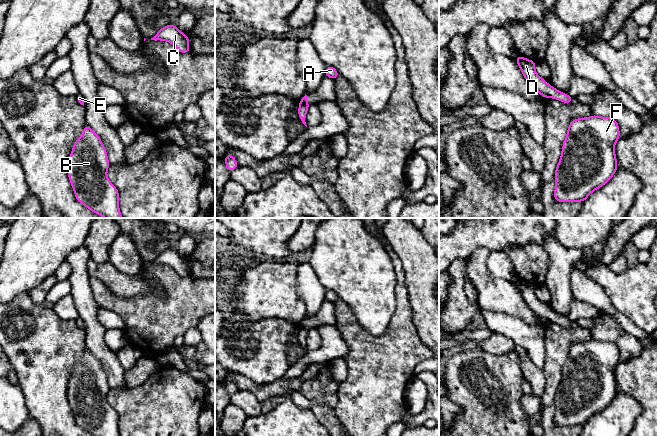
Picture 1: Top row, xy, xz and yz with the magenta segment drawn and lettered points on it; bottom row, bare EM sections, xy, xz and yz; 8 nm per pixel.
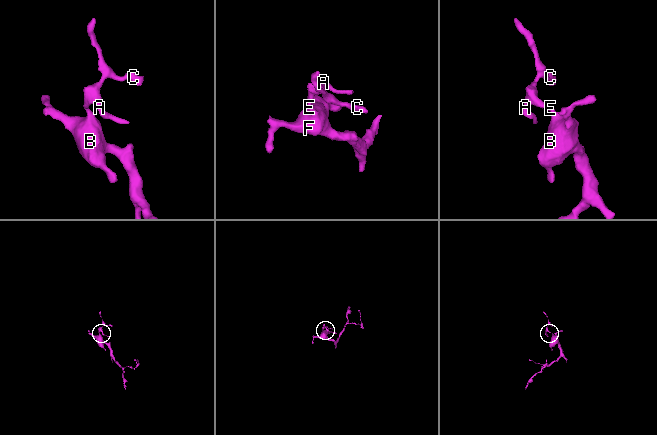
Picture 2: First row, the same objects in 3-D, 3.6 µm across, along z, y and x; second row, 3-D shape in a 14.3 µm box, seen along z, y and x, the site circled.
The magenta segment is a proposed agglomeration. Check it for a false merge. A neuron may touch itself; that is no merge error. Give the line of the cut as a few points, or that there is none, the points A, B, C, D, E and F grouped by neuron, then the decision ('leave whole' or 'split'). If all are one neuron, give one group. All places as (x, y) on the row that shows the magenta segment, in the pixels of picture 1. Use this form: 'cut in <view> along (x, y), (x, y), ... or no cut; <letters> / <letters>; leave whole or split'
no cut; A B C D E F; leave whole

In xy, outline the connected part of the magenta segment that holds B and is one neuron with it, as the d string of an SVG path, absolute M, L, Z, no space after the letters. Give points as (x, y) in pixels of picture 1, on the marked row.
M86 124L81 137L73 145L67 165L75 197L78 202L104 218L123 218L119 210L118 190L107 177L109 166L107 152L100 137Z

